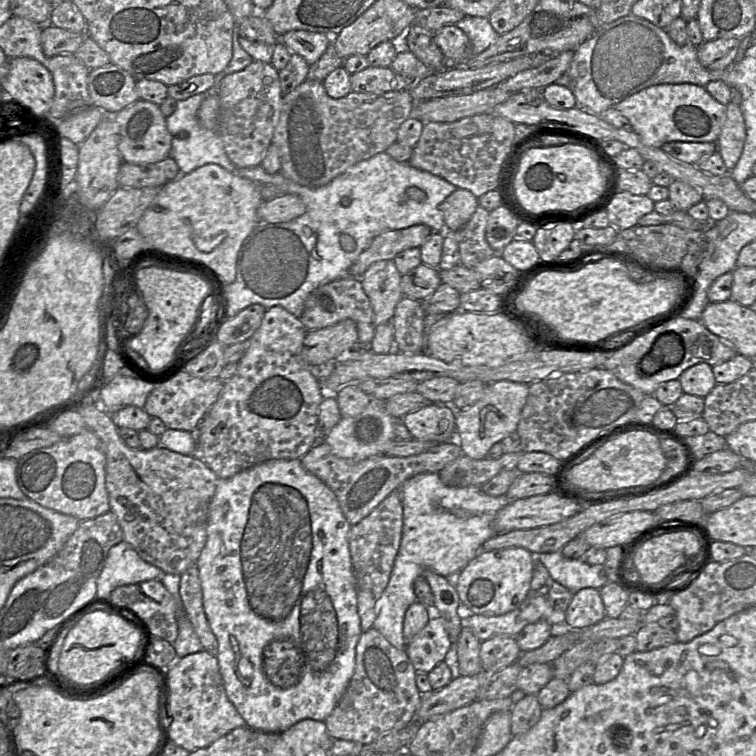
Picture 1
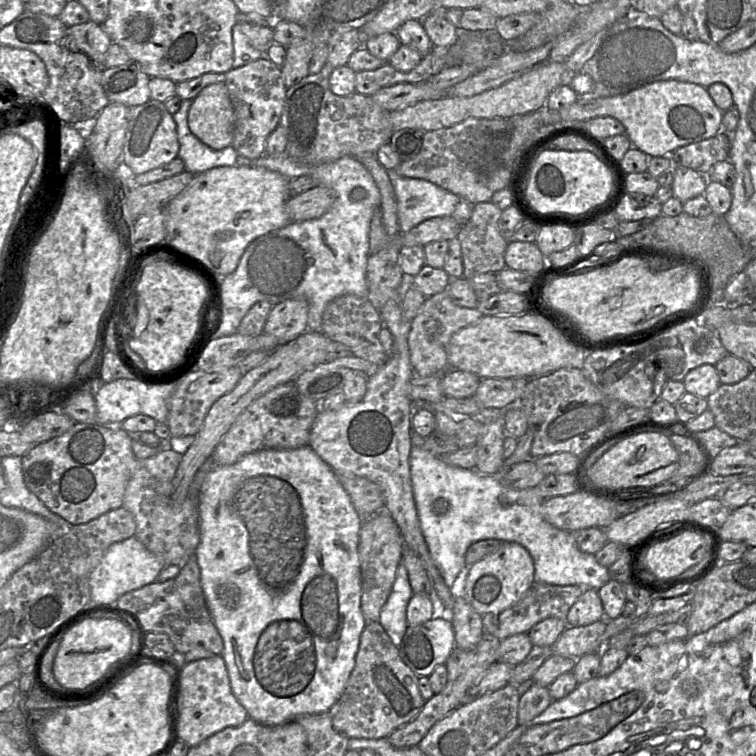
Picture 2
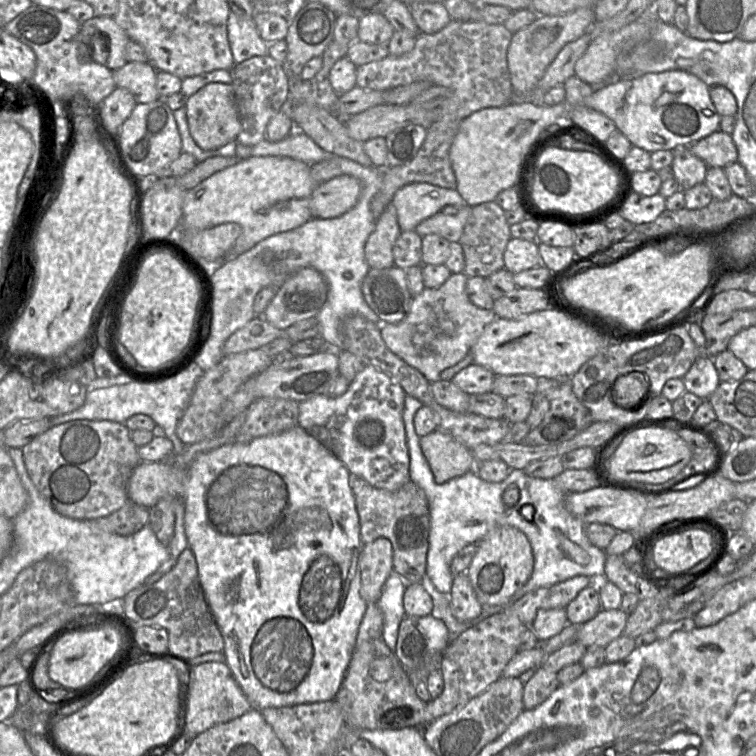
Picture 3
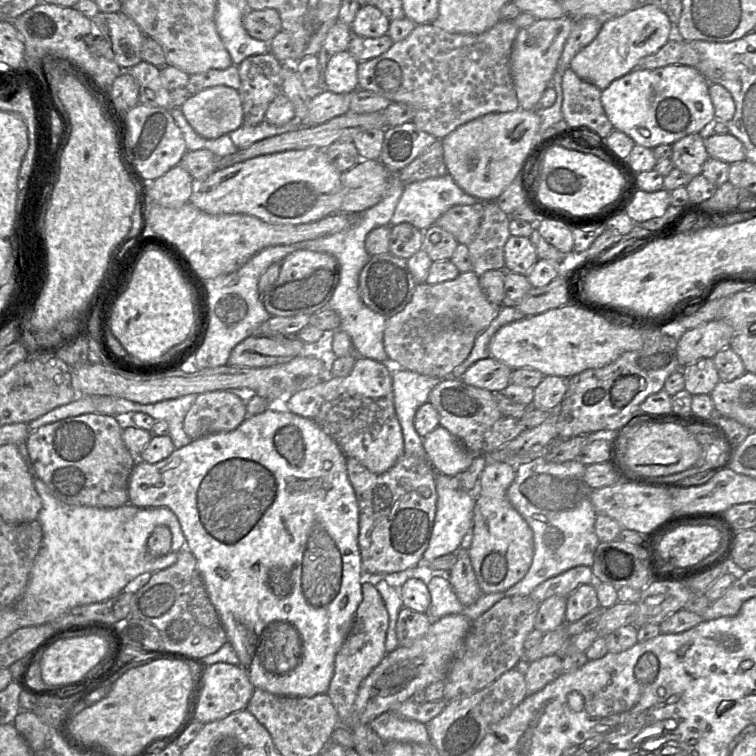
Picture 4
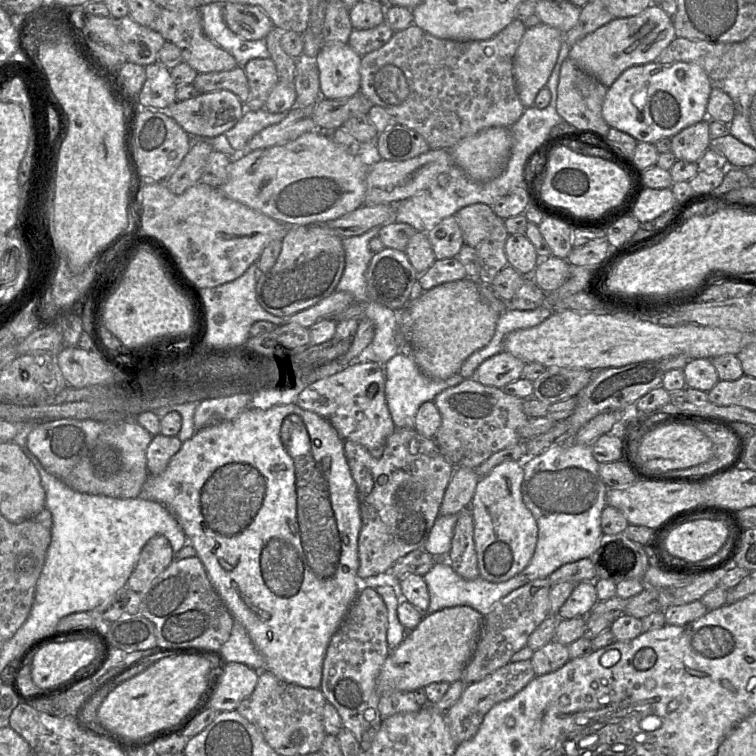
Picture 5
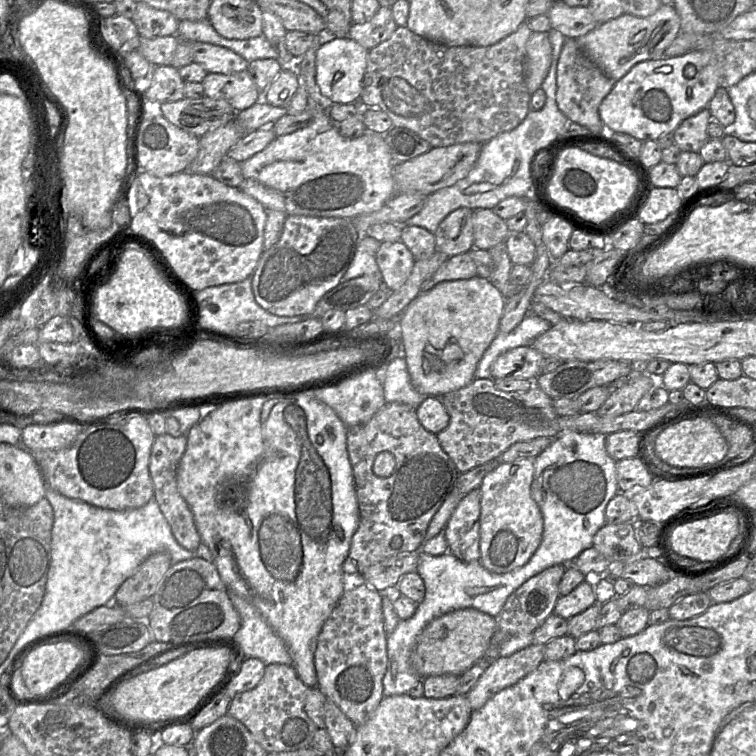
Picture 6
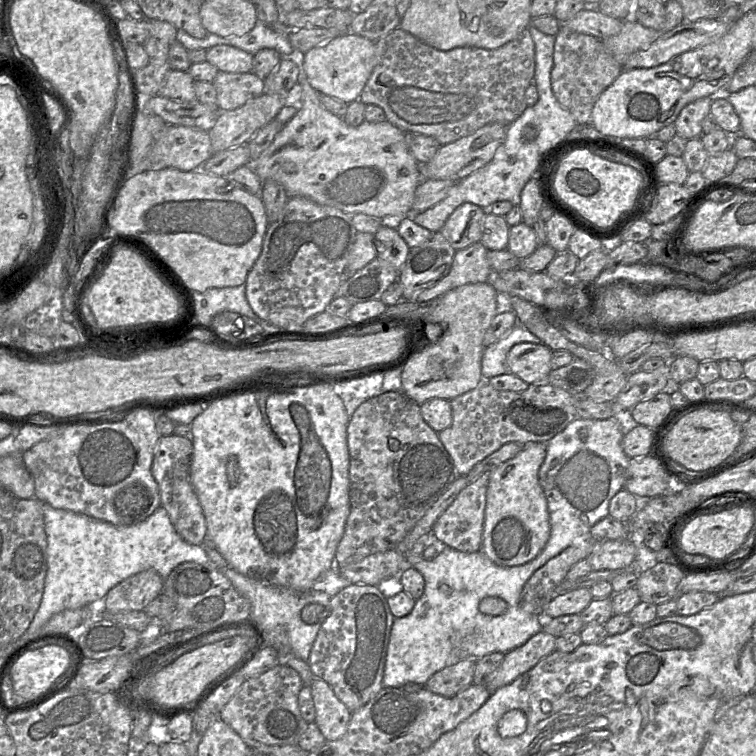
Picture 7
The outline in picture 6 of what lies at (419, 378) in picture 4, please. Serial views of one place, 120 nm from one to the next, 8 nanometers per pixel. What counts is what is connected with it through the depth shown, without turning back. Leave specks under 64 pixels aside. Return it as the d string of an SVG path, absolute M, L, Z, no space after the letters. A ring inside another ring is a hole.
M404 357L388 363L383 379L383 392L386 403L398 402L417 409L428 395L419 393L411 384Z

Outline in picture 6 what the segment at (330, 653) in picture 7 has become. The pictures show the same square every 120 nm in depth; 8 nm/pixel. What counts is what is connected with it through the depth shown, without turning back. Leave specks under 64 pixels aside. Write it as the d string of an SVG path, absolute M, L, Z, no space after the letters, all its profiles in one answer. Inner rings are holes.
M368 584L344 591L319 633L314 654L317 687L356 727L370 718L384 697L387 638L381 594Z

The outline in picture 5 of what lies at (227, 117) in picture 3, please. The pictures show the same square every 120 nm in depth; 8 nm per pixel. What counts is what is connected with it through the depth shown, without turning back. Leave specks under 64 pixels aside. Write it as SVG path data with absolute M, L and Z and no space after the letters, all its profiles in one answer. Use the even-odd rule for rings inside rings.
M220 90L199 93L161 111L167 111L191 137L213 138L234 127L245 110L233 92Z

